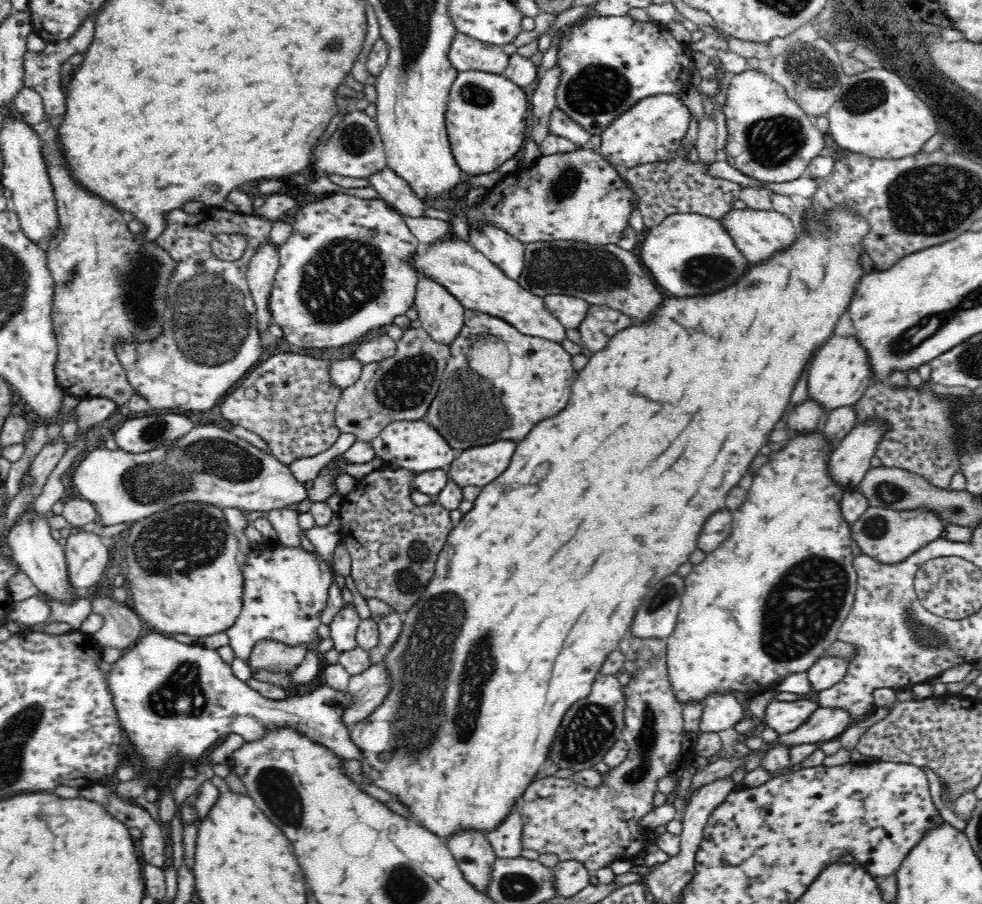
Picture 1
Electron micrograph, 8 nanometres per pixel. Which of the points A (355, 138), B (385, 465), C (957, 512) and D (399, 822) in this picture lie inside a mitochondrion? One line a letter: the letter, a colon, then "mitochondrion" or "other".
A: mitochondrion
B: other
C: mitochondrion
D: other

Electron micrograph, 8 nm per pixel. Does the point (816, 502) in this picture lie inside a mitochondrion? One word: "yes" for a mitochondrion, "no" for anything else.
no

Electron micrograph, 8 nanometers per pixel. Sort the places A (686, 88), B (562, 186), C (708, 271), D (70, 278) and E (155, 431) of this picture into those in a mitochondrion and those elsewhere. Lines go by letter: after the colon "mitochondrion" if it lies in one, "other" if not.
A: other
B: mitochondrion
C: mitochondrion
D: mitochondrion
E: mitochondrion

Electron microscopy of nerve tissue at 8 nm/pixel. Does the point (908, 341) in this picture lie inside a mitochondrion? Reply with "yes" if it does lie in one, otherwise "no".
yes

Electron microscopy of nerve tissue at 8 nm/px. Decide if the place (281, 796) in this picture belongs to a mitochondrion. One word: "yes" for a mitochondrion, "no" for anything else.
yes

